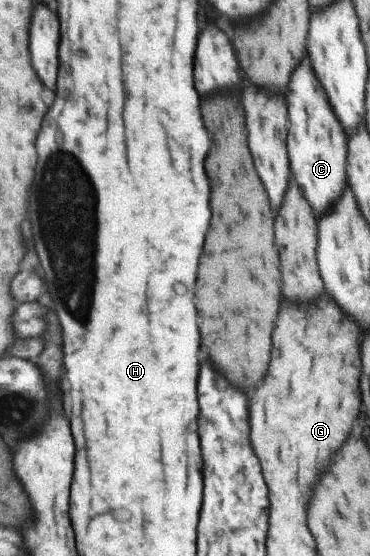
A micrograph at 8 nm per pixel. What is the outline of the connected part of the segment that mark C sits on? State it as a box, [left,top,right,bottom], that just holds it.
[284,56,348,220]

